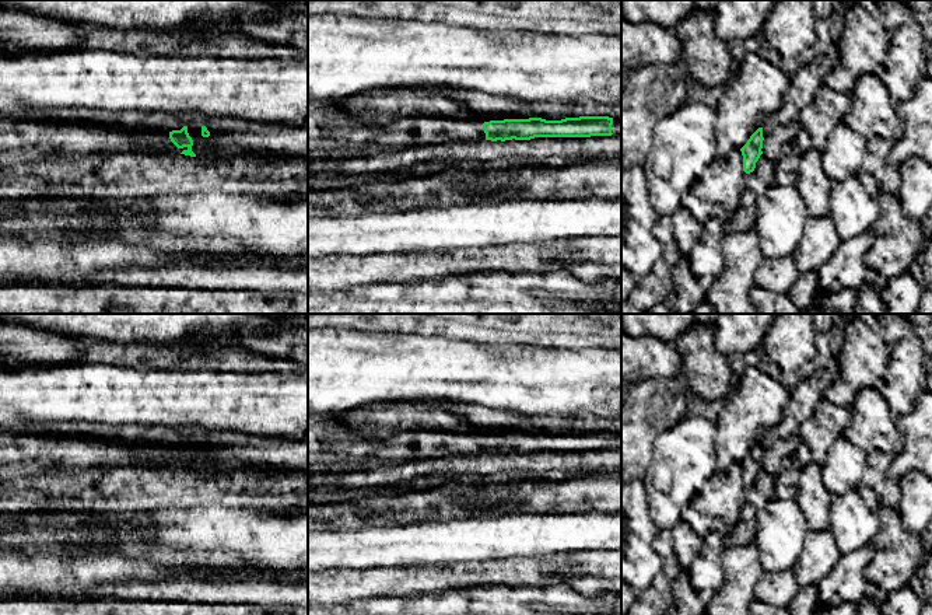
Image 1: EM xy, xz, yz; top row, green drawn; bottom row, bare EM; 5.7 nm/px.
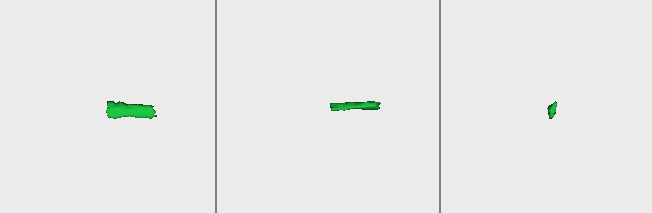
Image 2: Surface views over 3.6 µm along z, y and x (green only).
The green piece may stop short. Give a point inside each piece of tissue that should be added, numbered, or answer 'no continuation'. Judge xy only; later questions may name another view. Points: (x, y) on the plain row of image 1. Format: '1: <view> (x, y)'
1: xy (28, 454)

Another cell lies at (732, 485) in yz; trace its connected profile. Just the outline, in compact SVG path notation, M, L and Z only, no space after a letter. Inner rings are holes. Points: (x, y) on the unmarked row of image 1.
M733 462L725 472L714 474L702 486L691 504L711 518L721 518L730 528L740 521L746 504L743 469Z

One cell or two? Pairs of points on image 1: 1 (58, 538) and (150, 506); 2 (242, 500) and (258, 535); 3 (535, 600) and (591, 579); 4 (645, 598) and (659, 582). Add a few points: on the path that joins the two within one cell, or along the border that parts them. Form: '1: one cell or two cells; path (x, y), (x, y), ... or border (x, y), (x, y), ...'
1: two cells; border (69, 512), (90, 514), (118, 531), (133, 524)
2: two cells; border (230, 505), (277, 512)
3: two cells; border (535, 586), (563, 582), (584, 594), (601, 594)
4: one cell; path (650, 594), (658, 586)

